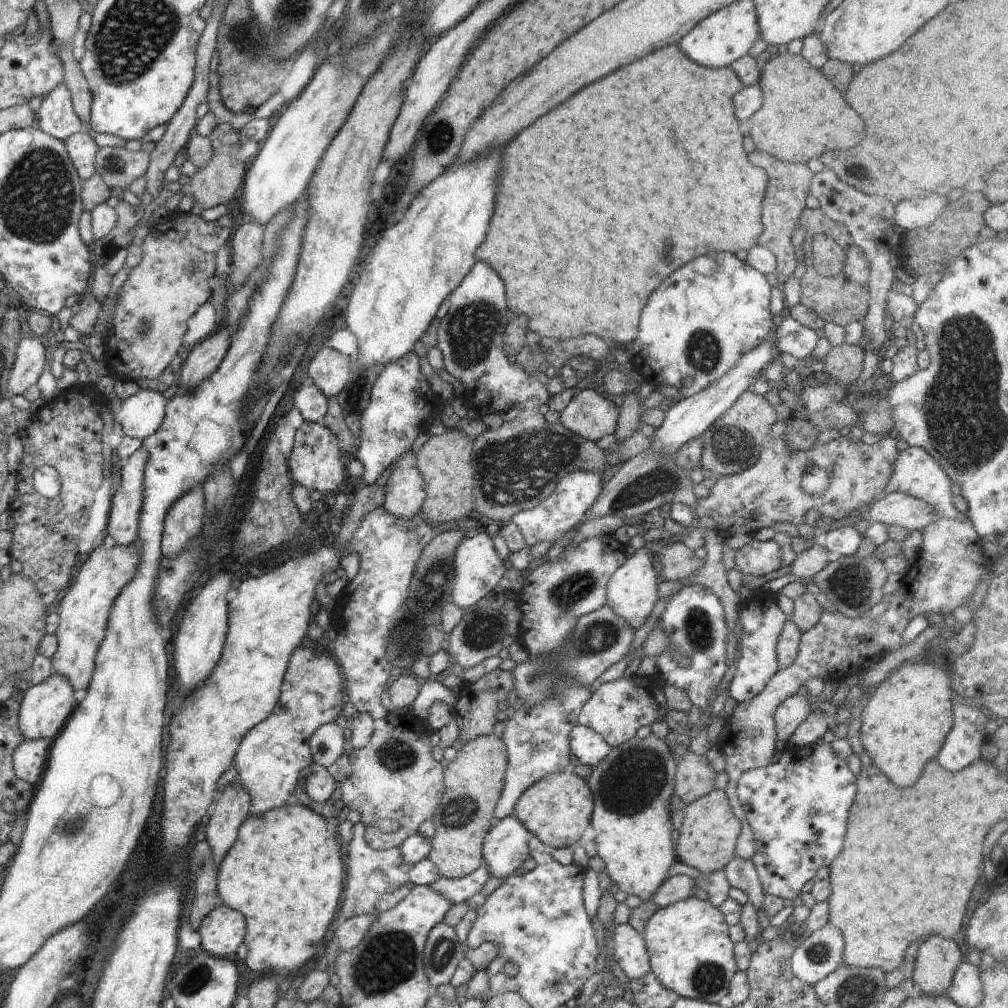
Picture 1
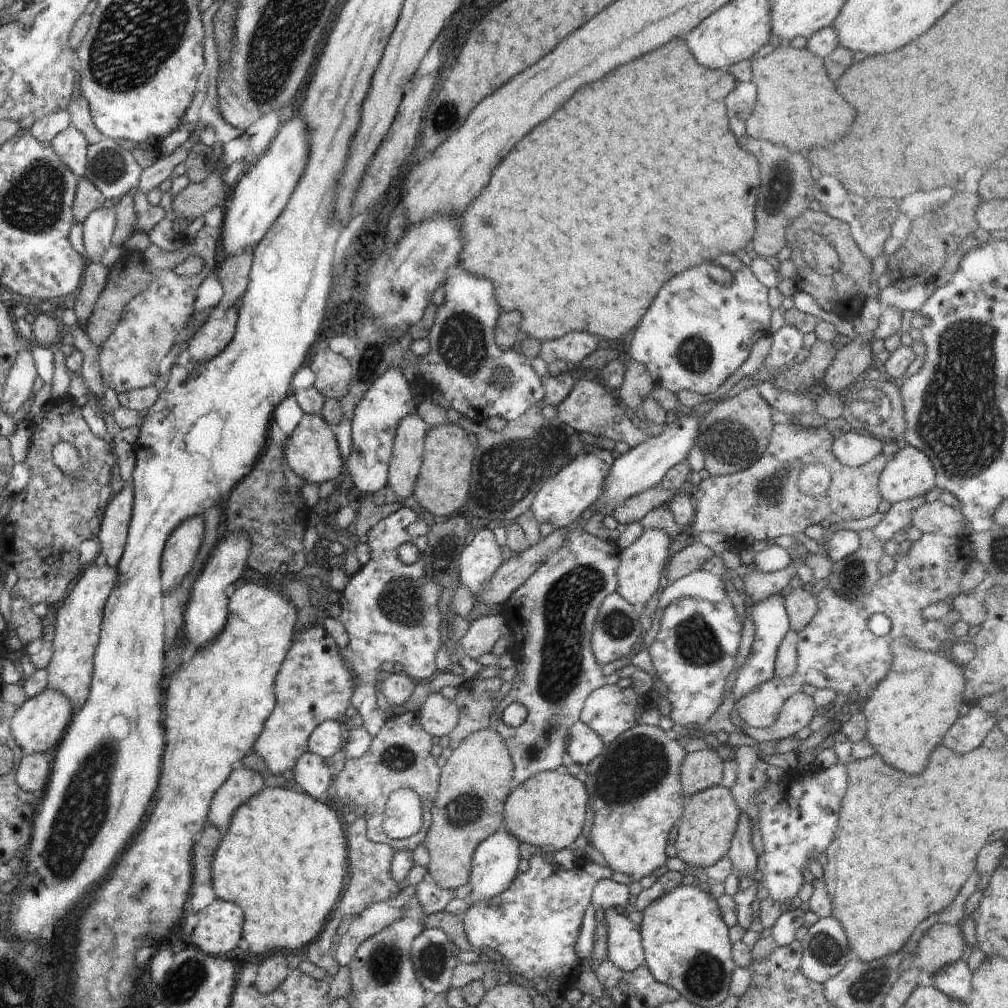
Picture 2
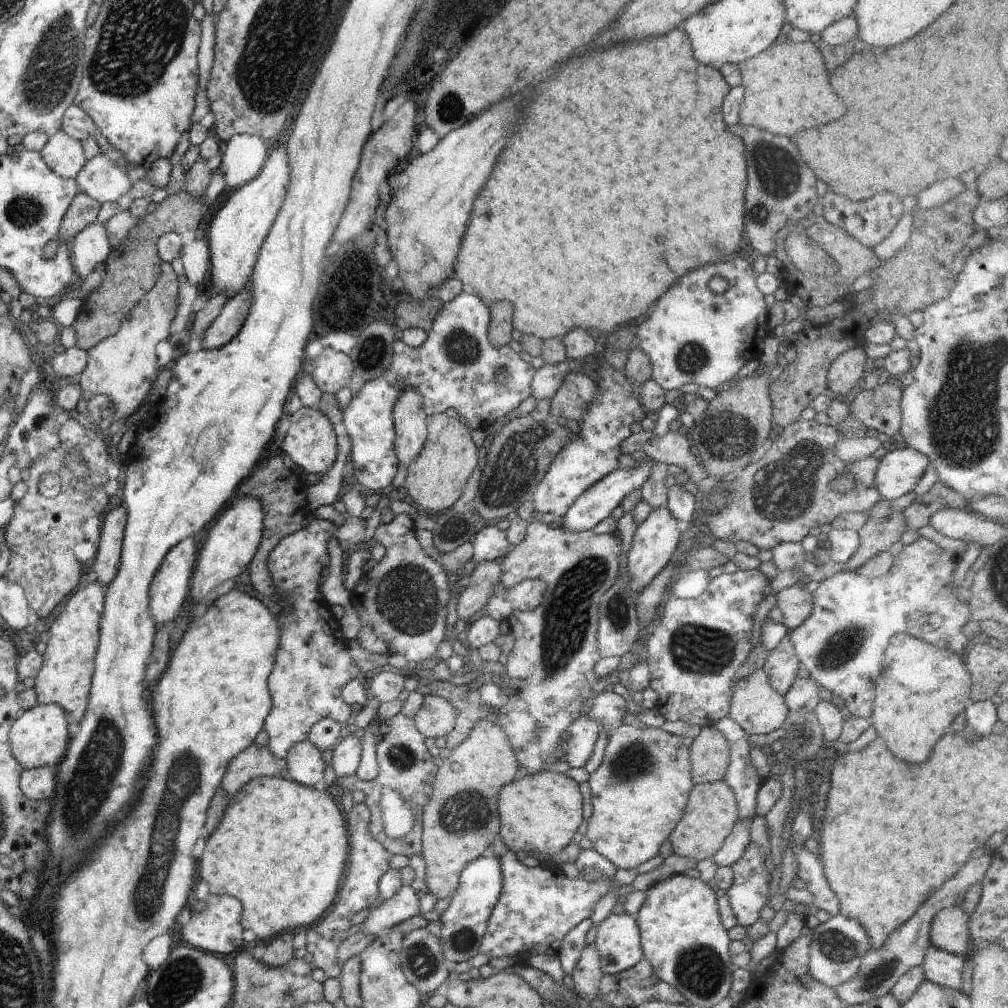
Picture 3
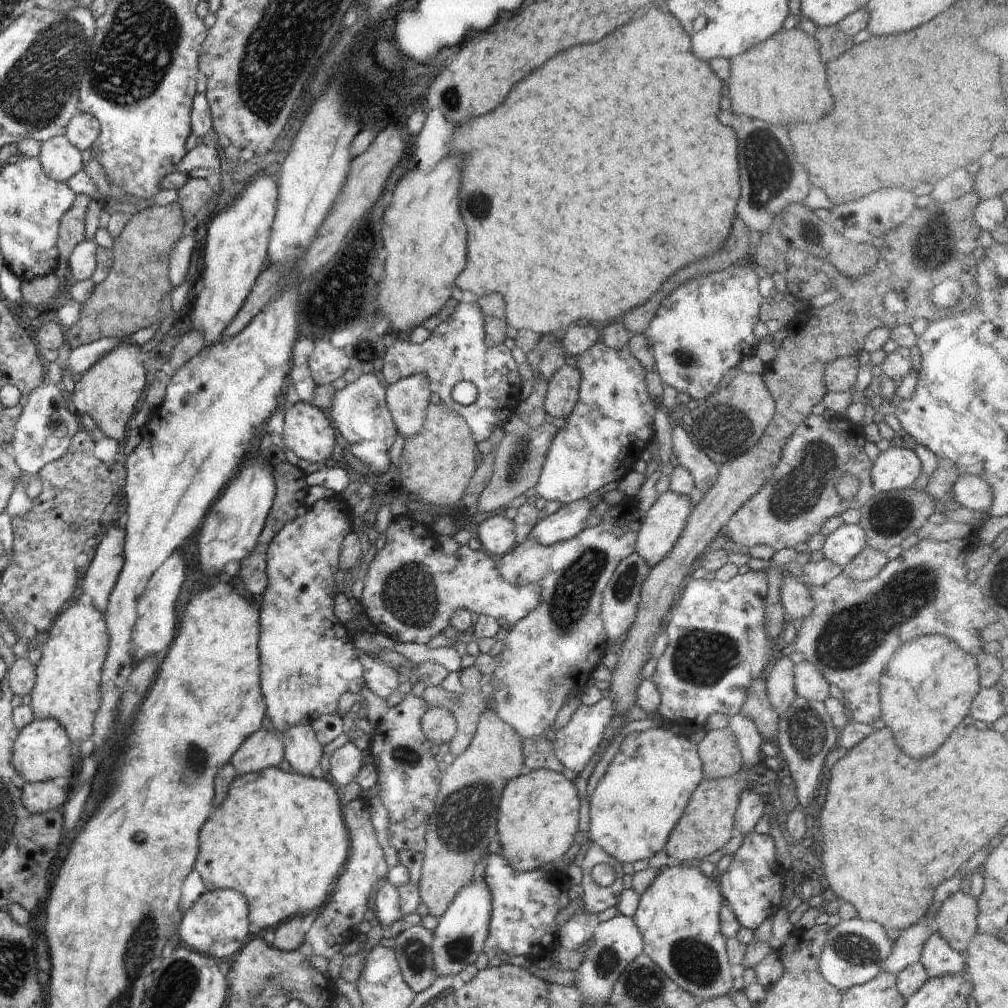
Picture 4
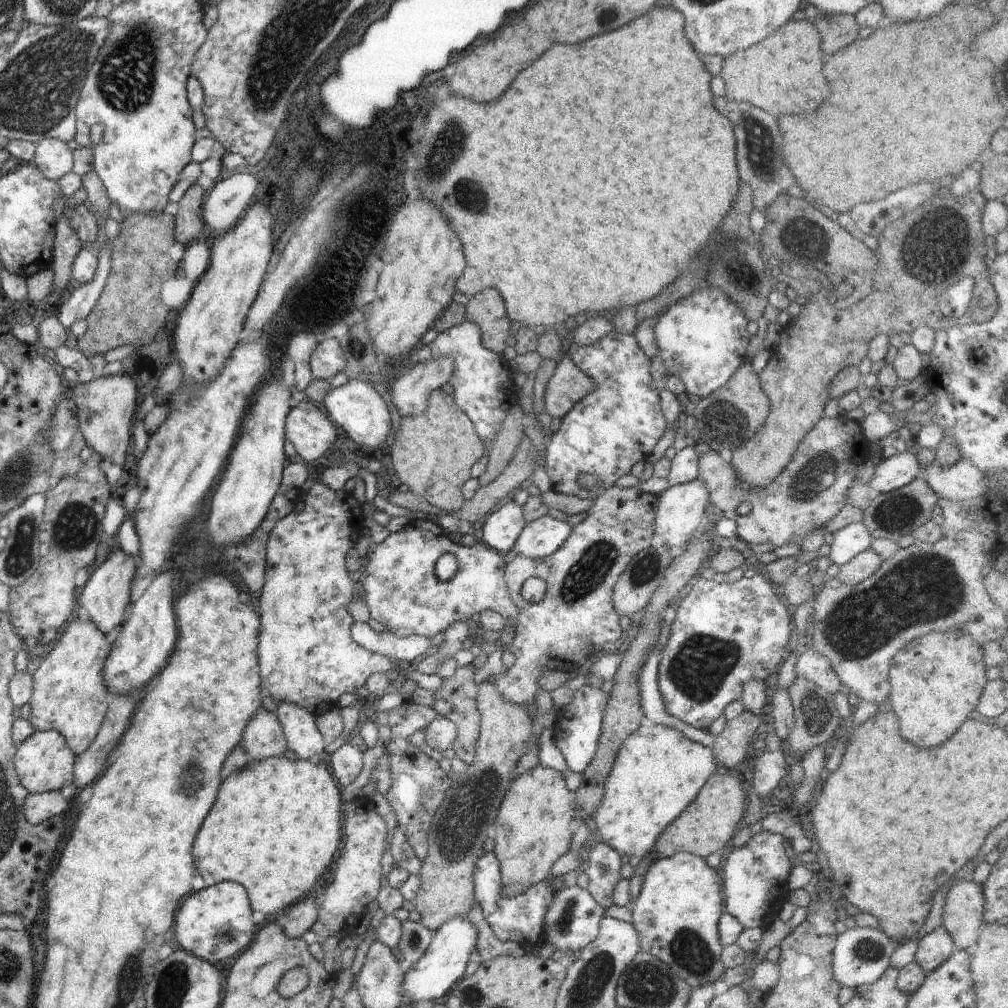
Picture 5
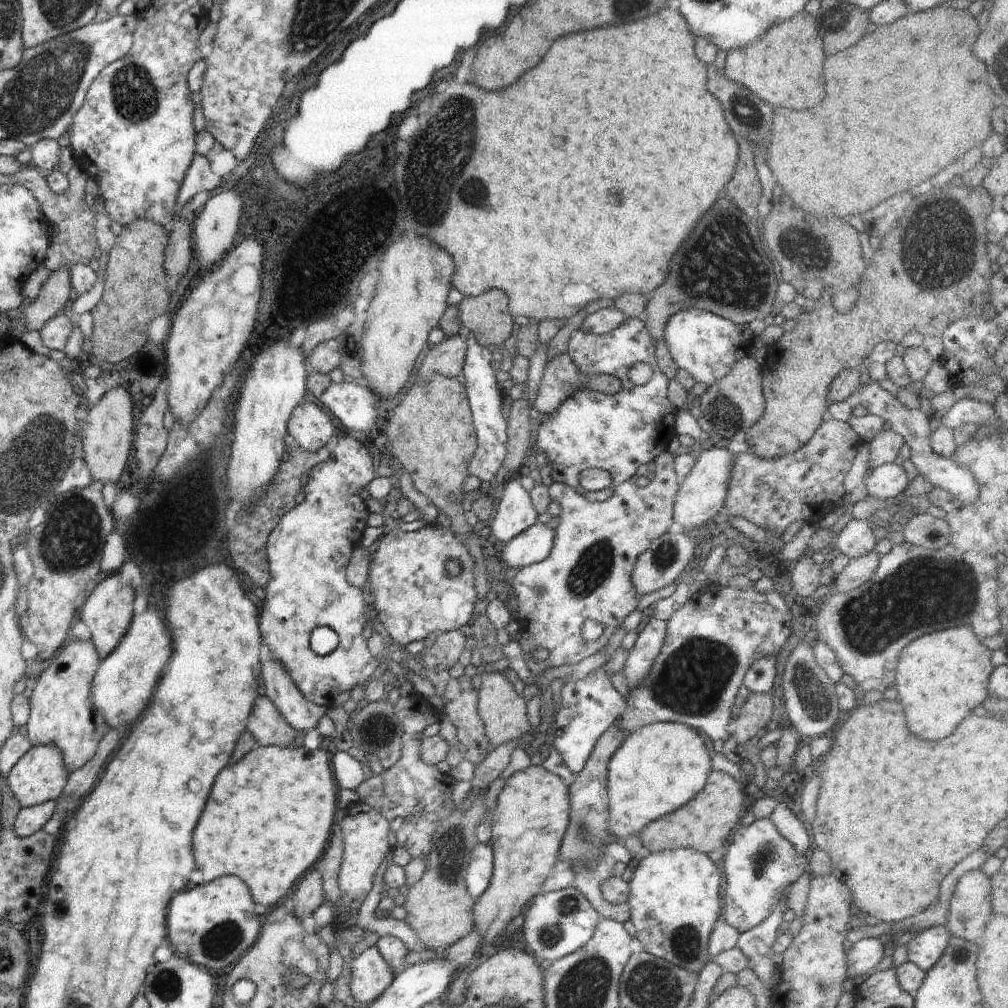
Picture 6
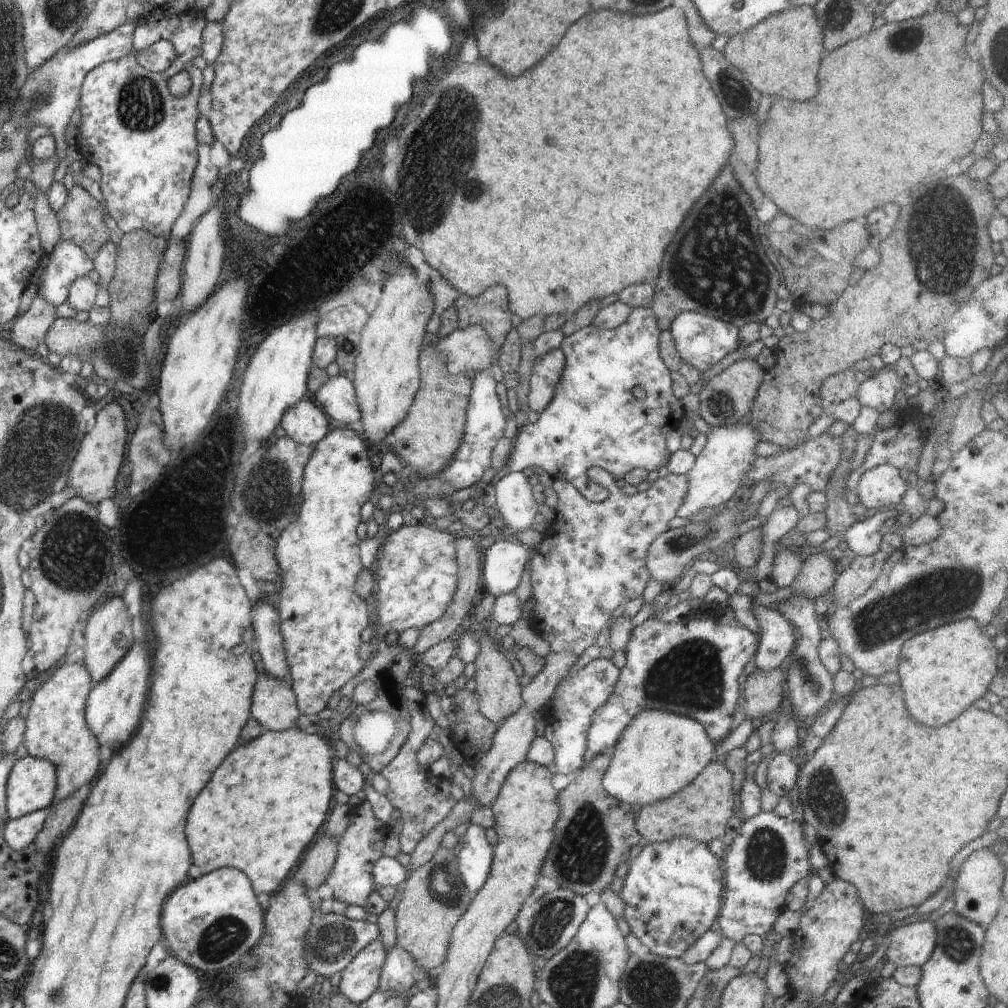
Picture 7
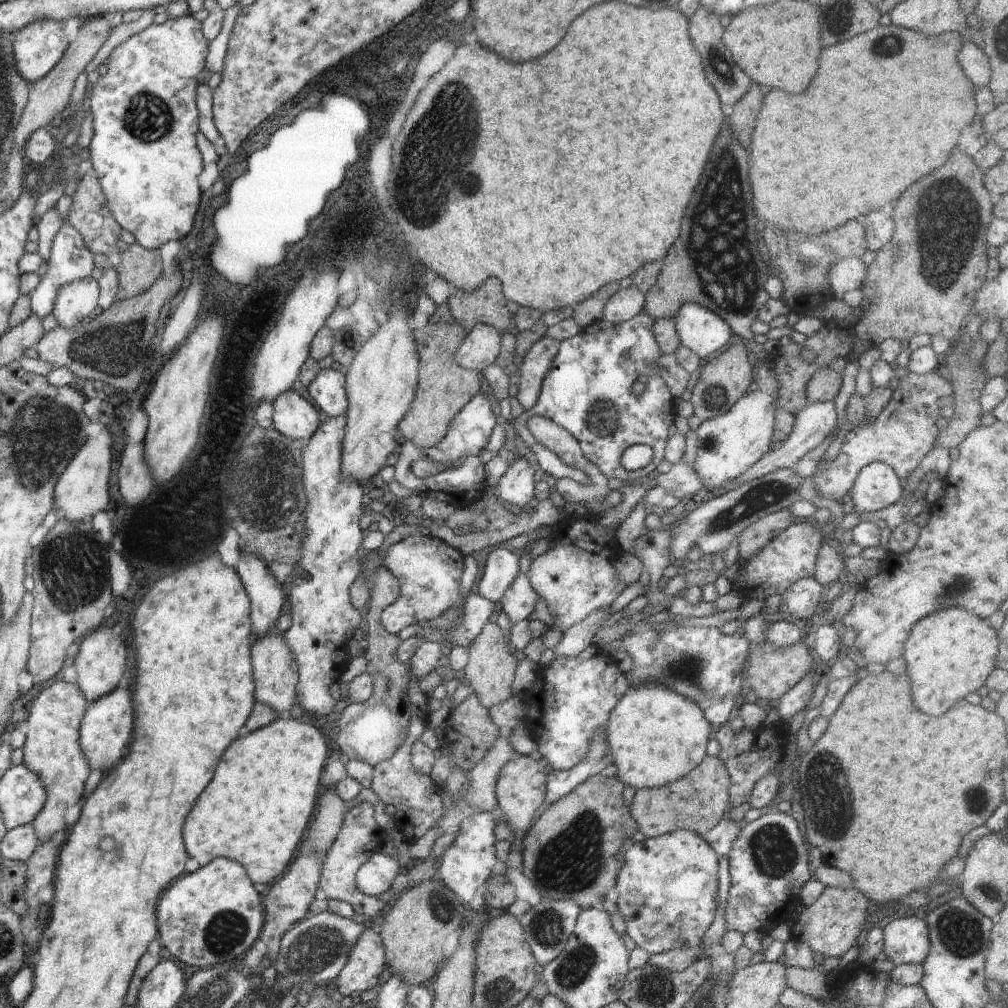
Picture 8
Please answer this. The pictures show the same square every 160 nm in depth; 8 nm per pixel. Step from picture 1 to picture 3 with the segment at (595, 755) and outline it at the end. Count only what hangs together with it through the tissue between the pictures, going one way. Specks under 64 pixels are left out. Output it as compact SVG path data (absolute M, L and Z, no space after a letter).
M586 715L568 725L568 737L563 741L565 758L572 768L582 768L590 760L600 730L601 724Z

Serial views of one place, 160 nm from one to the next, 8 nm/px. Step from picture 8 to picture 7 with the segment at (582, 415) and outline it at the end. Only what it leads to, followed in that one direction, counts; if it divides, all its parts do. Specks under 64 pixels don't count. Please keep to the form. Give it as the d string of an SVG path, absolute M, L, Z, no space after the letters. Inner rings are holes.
M634 307L629 314L629 318L624 324L617 326L613 329L599 329L590 324L587 327L581 328L576 332L573 332L569 336L565 336L562 341L561 348L563 355L565 356L563 374L559 378L559 383L556 385L553 397L550 404L540 413L540 418L534 423L528 423L524 420L523 424L519 425L518 434L514 437L512 446L509 448L511 453L509 454L508 462L505 464L503 470L498 472L496 478L502 478L504 474L515 473L528 468L528 466L534 466L538 471L545 471L554 479L564 479L574 485L574 488L589 501L603 501L608 495L609 491L605 486L600 486L593 480L587 477L586 471L592 467L600 467L606 470L608 474L616 480L623 479L630 470L634 468L644 468L649 473L652 470L660 470L662 466L667 466L671 452L666 447L666 434L670 430L680 429L680 419L685 414L682 403L679 398L674 396L672 392L672 379L671 371L664 364L662 357L659 353L659 326L651 307ZM636 386L642 386L646 391L646 397L644 399L636 399L632 396L632 388Z

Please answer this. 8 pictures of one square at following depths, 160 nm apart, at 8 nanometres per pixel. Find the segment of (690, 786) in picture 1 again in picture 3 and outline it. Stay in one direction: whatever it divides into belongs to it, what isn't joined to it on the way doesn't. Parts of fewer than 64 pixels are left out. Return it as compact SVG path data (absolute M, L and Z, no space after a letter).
M702 728L690 749L694 785L723 780L730 764L730 747L718 729Z

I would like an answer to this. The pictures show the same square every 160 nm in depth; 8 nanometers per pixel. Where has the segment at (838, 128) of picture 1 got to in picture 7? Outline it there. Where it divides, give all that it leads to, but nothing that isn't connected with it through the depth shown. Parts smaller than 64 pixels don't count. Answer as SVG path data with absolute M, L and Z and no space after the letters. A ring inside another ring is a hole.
M796 6L792 10L784 10L782 16L776 14L750 30L736 34L728 40L724 50L730 64L738 66L742 74L752 82L756 90L768 96L780 96L788 100L812 100L818 92L816 72L820 68L822 48L822 30L816 14L808 6ZM782 38L782 46L780 46ZM782 52L782 62L780 62Z

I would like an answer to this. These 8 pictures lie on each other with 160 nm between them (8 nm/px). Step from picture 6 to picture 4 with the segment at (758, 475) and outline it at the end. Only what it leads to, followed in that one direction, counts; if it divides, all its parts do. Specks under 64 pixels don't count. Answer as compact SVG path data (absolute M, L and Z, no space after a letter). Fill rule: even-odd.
M812 414L787 440L783 460L773 476L735 512L734 518L721 530L740 546L766 544L776 551L794 549L816 536L828 518L848 509L861 509L877 494L871 477L873 462L864 452L864 427L849 421L844 415L826 418ZM675 423L672 440L673 454L692 475L695 487L705 495L718 478L718 465L694 444L687 423ZM846 472L856 476L860 482L856 502L844 501L836 492L836 484Z

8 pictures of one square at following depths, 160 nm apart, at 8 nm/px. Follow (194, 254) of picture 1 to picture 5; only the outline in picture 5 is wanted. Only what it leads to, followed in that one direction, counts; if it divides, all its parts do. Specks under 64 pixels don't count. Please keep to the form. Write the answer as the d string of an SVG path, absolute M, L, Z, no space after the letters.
M128 375L101 377L96 376L93 381L78 386L68 393L69 404L80 416L80 430L90 448L100 454L102 459L123 466L126 460L126 450L130 444L133 418L138 413L136 405L136 385Z

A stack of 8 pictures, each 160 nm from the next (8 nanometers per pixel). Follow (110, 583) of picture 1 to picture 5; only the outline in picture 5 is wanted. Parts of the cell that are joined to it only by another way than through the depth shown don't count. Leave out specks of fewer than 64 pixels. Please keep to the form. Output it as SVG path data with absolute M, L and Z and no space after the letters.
M90 619L67 623L58 639L58 644L41 659L40 667L33 674L29 723L36 731L61 734L77 757L88 750L96 738L108 710L111 695L105 687L103 668L111 644Z

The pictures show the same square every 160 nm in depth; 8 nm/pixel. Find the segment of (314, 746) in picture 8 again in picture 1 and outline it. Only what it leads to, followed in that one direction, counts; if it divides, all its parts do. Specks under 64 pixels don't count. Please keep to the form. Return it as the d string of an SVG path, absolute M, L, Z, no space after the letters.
M288 803L287 805L267 810L266 813L259 815L249 814L244 819L244 822L242 822L239 828L238 838L236 838L232 848L228 850L227 855L222 859L222 862L217 868L217 892L224 905L233 908L244 915L246 934L243 943L246 944L249 952L244 962L248 965L248 968L252 969L252 971L254 970L255 972L261 973L264 972L265 968L270 968L273 974L281 973L286 976L288 974L297 974L300 966L306 964L306 962L318 952L314 950L314 944L322 939L320 936L323 937L324 934L326 934L326 930L328 930L328 928L333 928L334 924L339 920L339 904L341 903L341 893L344 890L346 879L346 870L344 869L345 863L341 862L341 855L342 849L335 836L329 831L327 822L322 814L317 814L309 807L302 805L302 803Z

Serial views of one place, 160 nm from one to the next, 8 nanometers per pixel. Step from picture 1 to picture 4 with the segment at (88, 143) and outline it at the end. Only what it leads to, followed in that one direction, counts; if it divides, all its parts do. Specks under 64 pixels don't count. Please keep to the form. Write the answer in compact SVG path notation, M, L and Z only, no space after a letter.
M64 135L42 142L37 159L44 172L55 181L66 182L83 170L81 150Z

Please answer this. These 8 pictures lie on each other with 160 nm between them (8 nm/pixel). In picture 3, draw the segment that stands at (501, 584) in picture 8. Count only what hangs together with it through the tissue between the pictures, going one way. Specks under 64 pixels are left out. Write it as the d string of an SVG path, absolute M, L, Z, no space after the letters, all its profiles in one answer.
M652 461L649 463L638 463L632 470L616 469L608 476L601 478L594 486L591 486L587 491L584 491L574 504L568 509L568 512L562 517L562 527L565 531L572 531L573 533L582 532L593 529L604 518L608 518L610 513L616 506L622 502L624 497L627 497L634 489L639 488L647 481L651 473Z

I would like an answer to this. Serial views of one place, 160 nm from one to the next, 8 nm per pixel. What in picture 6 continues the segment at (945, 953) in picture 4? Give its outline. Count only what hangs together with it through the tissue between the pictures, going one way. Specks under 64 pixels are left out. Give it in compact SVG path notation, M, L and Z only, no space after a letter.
M946 926L922 929L906 944L908 960L926 972L944 954L951 936Z

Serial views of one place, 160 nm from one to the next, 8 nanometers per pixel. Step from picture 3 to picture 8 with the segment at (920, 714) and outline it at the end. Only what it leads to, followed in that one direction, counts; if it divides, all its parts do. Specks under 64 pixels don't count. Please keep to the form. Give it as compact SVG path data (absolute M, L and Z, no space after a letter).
M950 607L920 619L904 643L904 660L916 708L932 716L948 712L958 700L984 686L988 674L996 667L998 653L997 631L968 610Z

